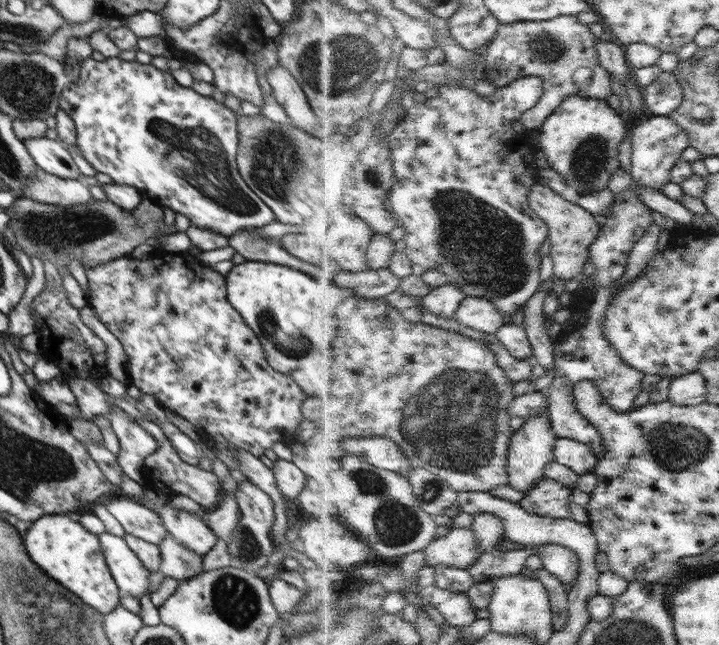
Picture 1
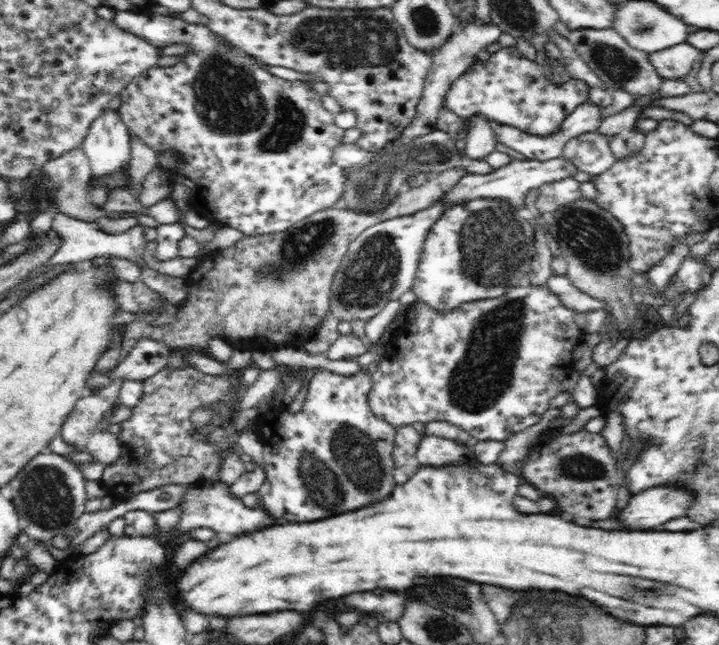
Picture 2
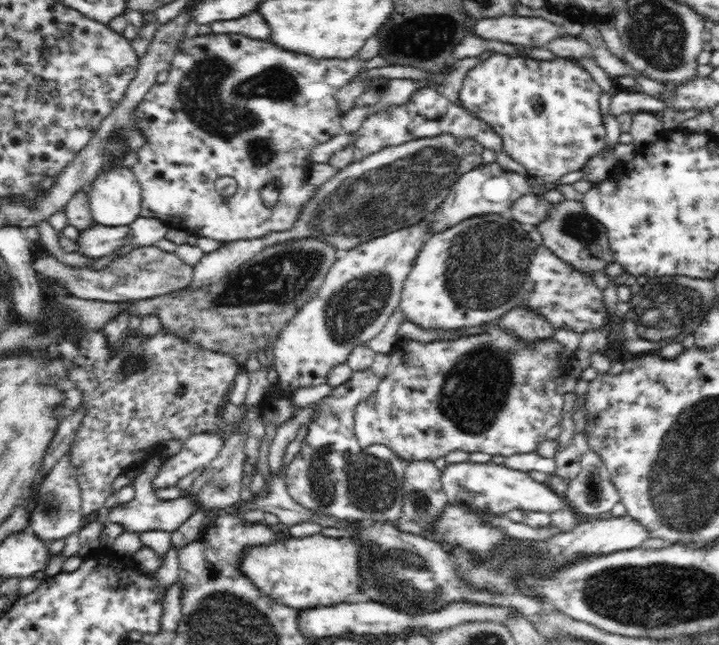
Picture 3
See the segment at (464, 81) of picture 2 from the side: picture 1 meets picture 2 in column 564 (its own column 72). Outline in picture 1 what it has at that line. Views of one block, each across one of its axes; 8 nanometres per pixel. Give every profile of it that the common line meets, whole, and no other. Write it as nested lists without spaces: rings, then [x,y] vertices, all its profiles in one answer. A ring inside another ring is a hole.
[[[120,57],[106,58],[103,62],[97,62],[92,58],[86,59],[80,64],[80,76],[78,79],[64,89],[56,100],[57,109],[64,111],[72,118],[74,126],[76,126],[77,146],[84,155],[84,158],[92,164],[97,172],[108,174],[116,184],[125,184],[137,188],[144,196],[148,196],[150,200],[155,201],[163,208],[171,208],[175,213],[180,212],[189,218],[192,225],[201,229],[208,229],[212,232],[230,237],[236,234],[240,228],[246,226],[266,226],[268,222],[274,220],[272,210],[260,202],[256,198],[256,194],[244,184],[244,179],[241,177],[237,167],[237,147],[238,147],[238,132],[237,132],[237,113],[213,99],[205,97],[192,90],[192,87],[184,87],[176,82],[170,71],[158,70],[152,64],[140,64],[140,62],[126,62]]]

